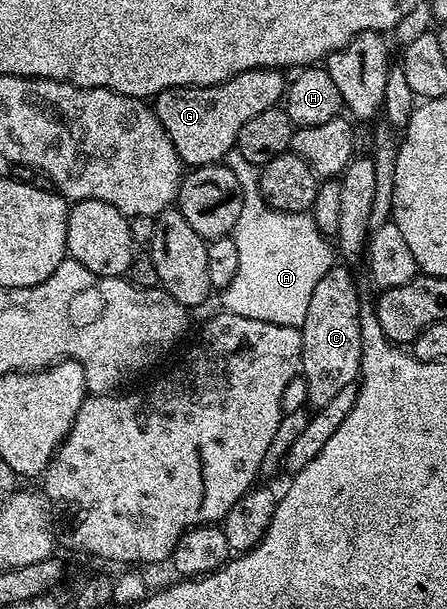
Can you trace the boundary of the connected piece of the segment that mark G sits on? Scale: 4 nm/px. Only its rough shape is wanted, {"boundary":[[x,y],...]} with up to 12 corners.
{"boundary":[[289,79],[169,87],[153,110],[188,168],[223,163]]}

